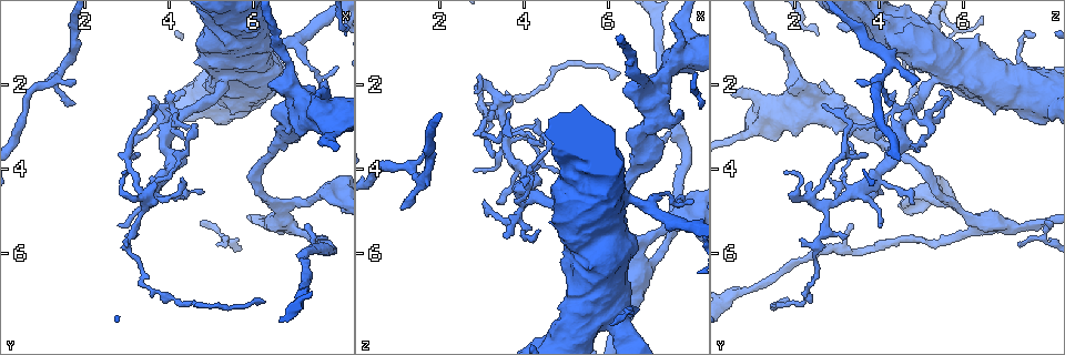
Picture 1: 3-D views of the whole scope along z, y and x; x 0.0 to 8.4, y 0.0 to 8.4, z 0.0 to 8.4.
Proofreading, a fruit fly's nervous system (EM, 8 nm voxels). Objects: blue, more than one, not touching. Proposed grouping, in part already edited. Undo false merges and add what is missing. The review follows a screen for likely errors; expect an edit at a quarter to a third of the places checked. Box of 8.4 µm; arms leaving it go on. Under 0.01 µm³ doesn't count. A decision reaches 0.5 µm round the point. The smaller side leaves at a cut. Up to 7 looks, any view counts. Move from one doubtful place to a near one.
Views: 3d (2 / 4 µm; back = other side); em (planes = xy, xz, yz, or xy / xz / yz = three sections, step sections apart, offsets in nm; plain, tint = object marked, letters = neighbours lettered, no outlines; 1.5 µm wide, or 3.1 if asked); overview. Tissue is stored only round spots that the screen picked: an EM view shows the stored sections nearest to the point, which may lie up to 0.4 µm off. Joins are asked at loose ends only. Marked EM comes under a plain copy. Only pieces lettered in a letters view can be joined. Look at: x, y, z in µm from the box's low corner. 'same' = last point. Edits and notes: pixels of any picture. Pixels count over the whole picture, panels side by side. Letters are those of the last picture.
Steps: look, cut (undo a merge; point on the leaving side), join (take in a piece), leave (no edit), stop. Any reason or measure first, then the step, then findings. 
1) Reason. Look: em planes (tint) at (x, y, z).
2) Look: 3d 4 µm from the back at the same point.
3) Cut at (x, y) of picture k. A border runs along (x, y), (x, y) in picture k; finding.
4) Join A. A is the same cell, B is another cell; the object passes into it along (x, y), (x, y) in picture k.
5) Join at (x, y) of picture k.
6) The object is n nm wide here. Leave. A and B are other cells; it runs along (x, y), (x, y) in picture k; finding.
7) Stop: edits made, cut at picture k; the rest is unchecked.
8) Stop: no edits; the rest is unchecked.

Look: 3d 4 µm at (6.95, 1.05, 4.85).

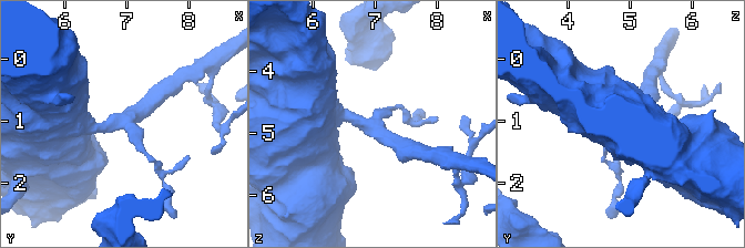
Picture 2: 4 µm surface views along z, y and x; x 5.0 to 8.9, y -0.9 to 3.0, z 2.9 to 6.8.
3 arms meet here. Look: em planes (tint) at (6.95, 0.95, 4.85).

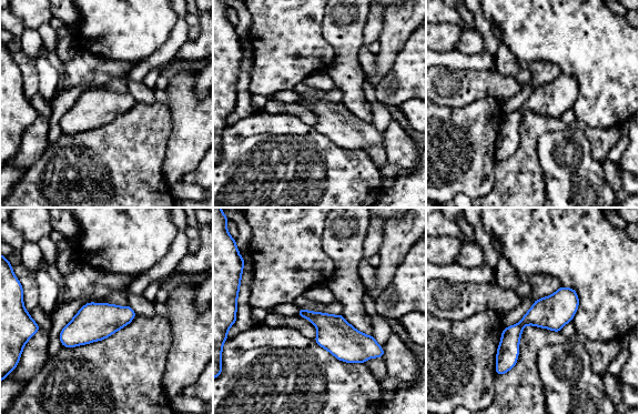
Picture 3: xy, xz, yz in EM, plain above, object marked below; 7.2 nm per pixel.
Look: em planes (letters) at the same point.

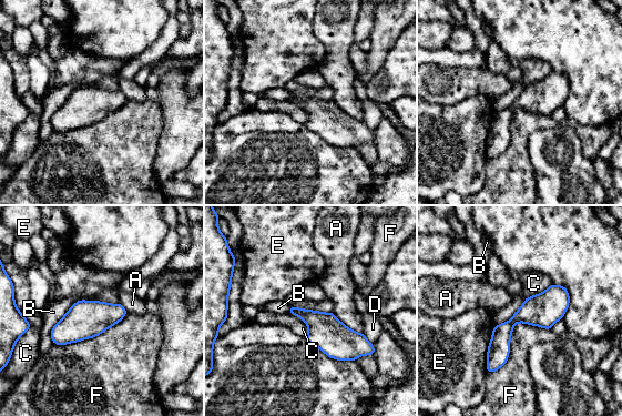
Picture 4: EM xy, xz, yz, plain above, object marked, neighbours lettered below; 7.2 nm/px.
The longest contact is with F, 550 nm. Leave. A, B, C, D, E and F are other cells; it runs along (561, 288), (502, 332), (489, 365) in picture 4; one cell here.

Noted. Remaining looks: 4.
Three-way junction. Look: em 3.1 µm xz step 16 (tint) at (1.60, 1.40, 4.30).

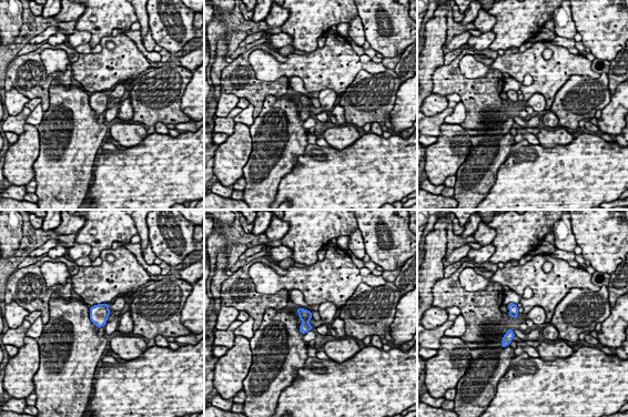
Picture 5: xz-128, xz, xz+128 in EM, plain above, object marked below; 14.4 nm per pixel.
Look: em 3.1 µm planes (tint) at the same point.

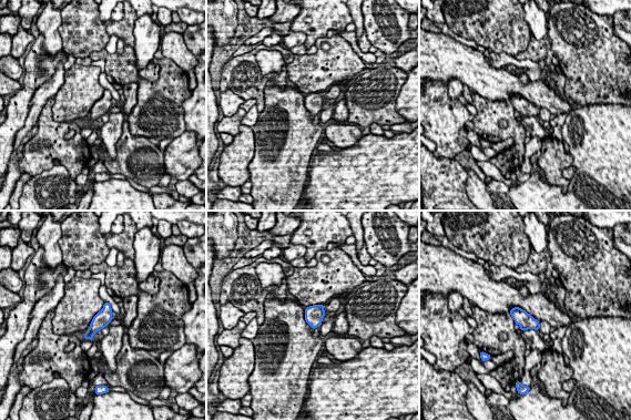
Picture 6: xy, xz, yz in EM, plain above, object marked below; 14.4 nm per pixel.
See the neighbours. Look: em 3.1 µm planes (letters) at the same point.

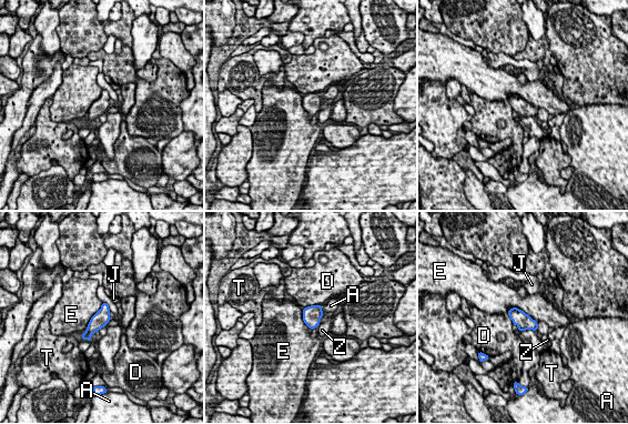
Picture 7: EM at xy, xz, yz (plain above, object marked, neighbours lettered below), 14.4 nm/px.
Leave. A, D, E, J, T and Z are other cells; a border runs along (103, 302), (81, 333) in picture 7; all the same cell.

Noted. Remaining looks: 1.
Stop: no edits; the rest is unchecked.

